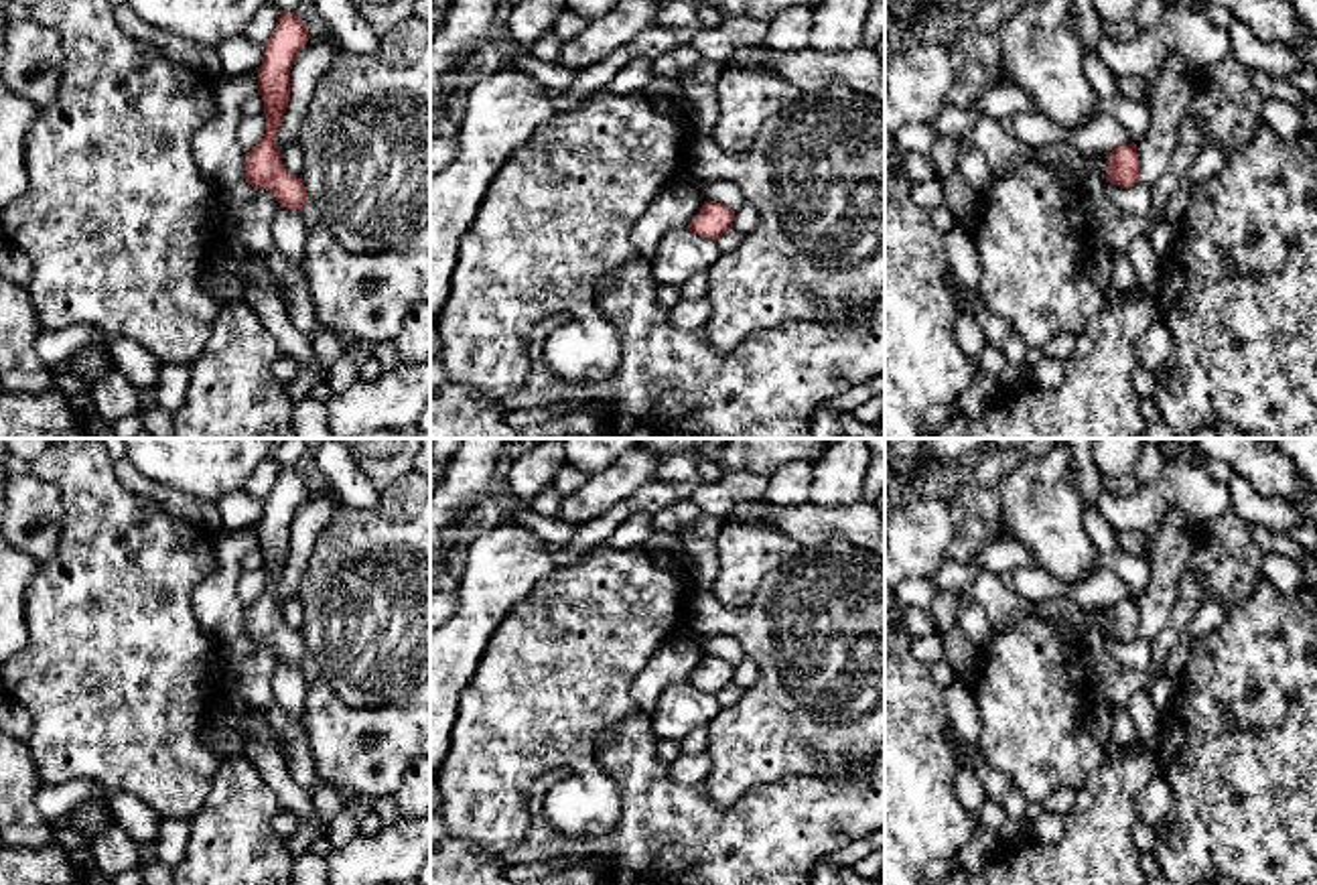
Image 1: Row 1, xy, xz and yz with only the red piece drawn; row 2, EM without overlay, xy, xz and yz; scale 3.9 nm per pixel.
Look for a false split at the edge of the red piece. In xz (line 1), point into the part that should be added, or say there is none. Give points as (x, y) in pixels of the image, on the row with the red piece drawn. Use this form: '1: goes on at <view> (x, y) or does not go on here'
1: does not go on here

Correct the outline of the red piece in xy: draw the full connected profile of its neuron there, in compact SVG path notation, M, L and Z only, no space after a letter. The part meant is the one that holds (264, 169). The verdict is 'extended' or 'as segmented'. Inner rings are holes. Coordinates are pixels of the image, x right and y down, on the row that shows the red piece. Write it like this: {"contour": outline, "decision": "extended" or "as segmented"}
{"contour": "M282 12L272 37L264 43L258 69L258 93L264 99L266 134L246 152L246 181L254 189L270 191L282 207L300 209L306 201L302 181L288 173L276 146L278 126L290 99L290 69L310 35L294 12Z", "decision": "as segmented"}

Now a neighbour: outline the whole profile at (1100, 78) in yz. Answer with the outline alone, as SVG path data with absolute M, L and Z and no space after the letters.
M1098 49L1086 53L1086 75L1100 99L1110 99L1118 93L1116 77L1098 55Z

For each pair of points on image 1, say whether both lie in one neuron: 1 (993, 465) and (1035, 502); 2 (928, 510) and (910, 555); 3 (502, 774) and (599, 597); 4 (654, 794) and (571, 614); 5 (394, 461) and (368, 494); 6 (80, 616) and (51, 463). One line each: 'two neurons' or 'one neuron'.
1: two neurons
2: one neuron
3: one neuron
4: two neurons
5: two neurons
6: one neuron

